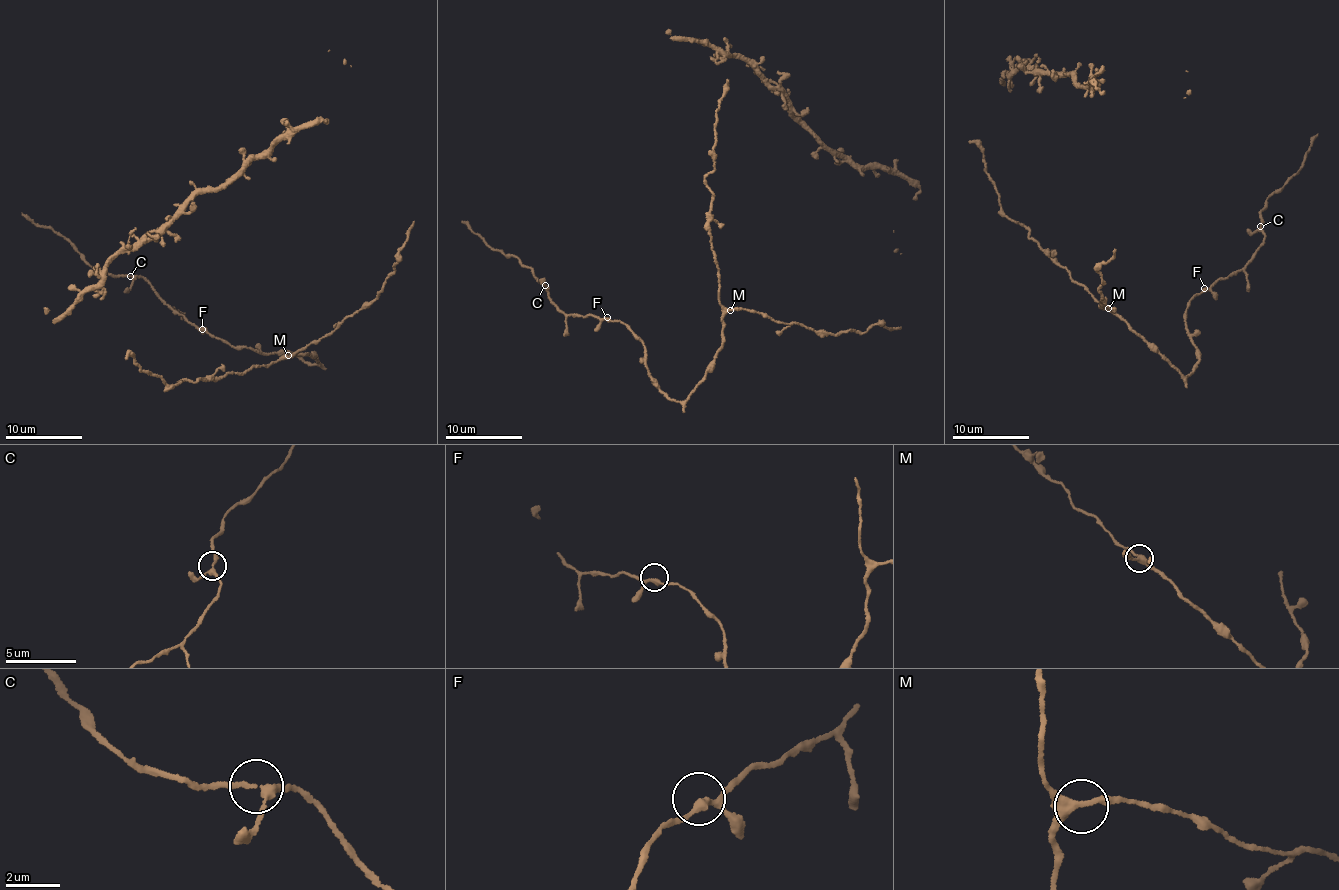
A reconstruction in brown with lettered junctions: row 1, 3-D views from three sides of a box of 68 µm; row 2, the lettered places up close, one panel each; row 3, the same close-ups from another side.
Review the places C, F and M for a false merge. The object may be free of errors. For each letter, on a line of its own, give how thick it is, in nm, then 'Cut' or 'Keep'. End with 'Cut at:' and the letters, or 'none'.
C: Thickness 220 nm. Keep
F: Thickness 220 nm. Keep
M: Thickness 280 nm. Keep
Cut at: none

